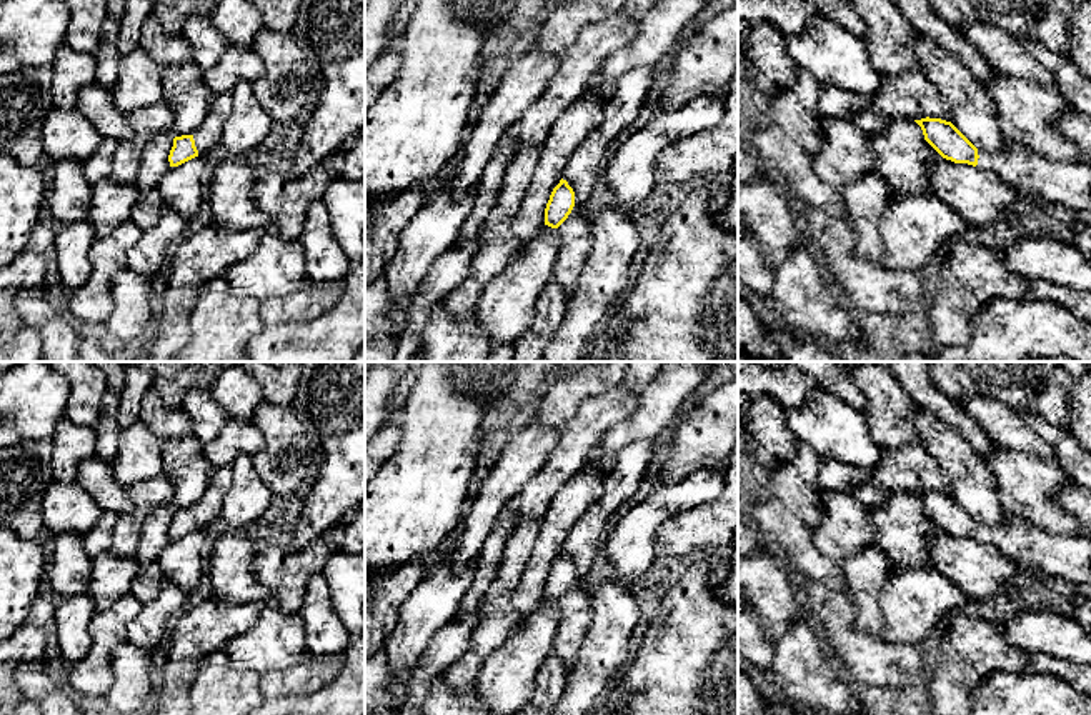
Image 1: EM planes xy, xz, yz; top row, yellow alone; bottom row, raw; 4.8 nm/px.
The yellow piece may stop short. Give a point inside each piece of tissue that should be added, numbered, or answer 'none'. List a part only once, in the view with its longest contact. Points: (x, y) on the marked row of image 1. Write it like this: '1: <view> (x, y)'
1: xz (575, 237)

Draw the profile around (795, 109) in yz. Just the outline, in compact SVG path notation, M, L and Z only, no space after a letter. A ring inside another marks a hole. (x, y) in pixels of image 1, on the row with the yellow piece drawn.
M798 67L796 82L791 87L773 90L770 98L771 123L810 155L816 155L824 140L819 123L819 95L819 80L810 70Z

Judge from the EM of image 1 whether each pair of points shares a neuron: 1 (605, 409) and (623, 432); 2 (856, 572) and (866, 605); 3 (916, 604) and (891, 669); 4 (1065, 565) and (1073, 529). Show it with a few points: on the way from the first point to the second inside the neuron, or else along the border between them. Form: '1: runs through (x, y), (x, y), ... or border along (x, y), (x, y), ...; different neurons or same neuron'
1: border along (640, 392), (637, 407), (603, 434), (593, 452); different neurons
2: runs through (858, 580), (858, 590), (865, 597); same neuron
3: border along (880, 635), (890, 642), (918, 645); different neurons
4: border along (1035, 524), (1073, 537); different neurons

